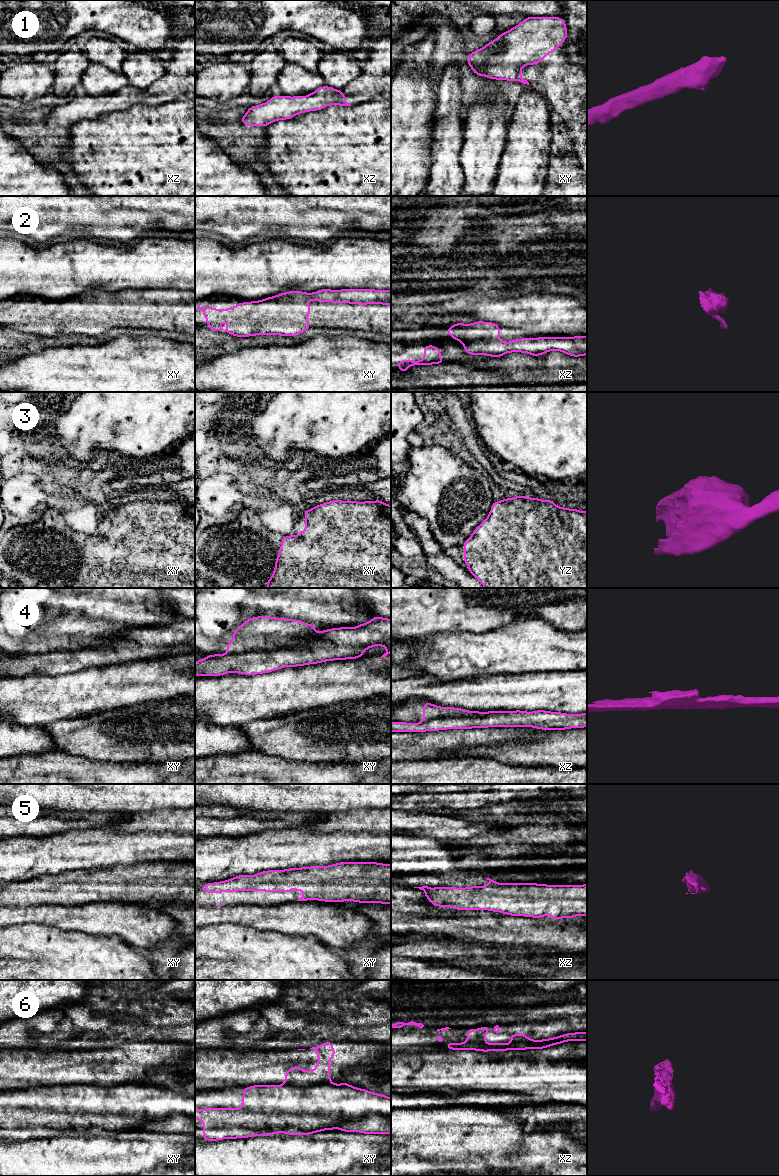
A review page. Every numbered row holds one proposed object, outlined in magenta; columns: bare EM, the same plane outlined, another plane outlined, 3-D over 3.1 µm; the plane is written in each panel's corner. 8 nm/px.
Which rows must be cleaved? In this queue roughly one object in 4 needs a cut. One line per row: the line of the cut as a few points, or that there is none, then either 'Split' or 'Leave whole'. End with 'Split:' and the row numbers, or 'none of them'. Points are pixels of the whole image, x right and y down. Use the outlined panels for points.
1: No split. Leave whole
2: No split. Leave whole
3: No split. Leave whole
4: Split along xy (315, 632), (315, 636), (312, 639), (290, 647), (227, 653). Split
5: No split. Leave whole
6: Split along xy (331, 1082), (309, 1086), (279, 1085). Split
Split: 4, 6

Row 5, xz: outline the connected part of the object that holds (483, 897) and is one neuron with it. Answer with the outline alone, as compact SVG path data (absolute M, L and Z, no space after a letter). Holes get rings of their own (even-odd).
M486 878L489 883L483 886L456 888L452 886L414 887L423 890L427 900L437 907L450 907L462 910L488 910L509 916L523 916L540 919L550 915L552 919L572 919L575 916L587 916L587 884L548 885L538 883L499 883Z

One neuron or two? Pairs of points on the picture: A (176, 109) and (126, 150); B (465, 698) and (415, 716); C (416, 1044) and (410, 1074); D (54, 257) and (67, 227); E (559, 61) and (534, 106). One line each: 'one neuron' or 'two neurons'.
A: one neuron
B: two neurons
C: two neurons
D: two neurons
E: two neurons

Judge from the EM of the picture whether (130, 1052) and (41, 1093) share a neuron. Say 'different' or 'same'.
different

